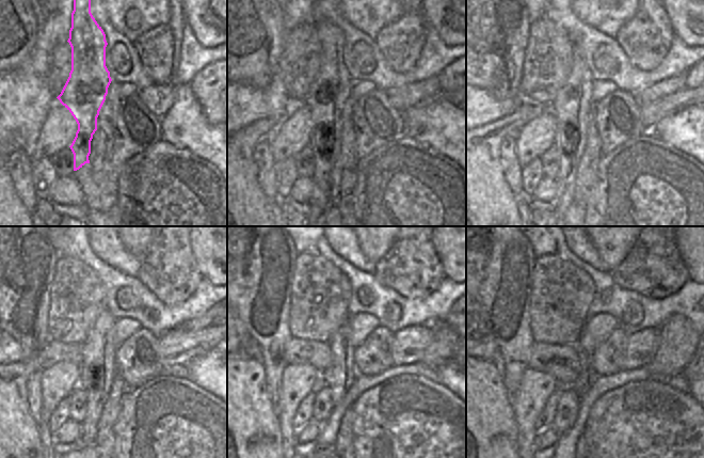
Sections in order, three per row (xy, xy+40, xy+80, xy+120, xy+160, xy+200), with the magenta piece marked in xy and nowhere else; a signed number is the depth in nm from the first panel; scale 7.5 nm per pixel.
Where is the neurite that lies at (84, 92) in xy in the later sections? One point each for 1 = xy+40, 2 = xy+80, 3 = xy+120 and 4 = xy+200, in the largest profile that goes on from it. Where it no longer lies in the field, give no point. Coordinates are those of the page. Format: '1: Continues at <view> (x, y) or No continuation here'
1: Continues at xy+40 (332, 85)
2: Continues at xy+80 (571, 109)
3: Continues at xy+120 (98, 366)
4: Continues at xy+200 (587, 375)

